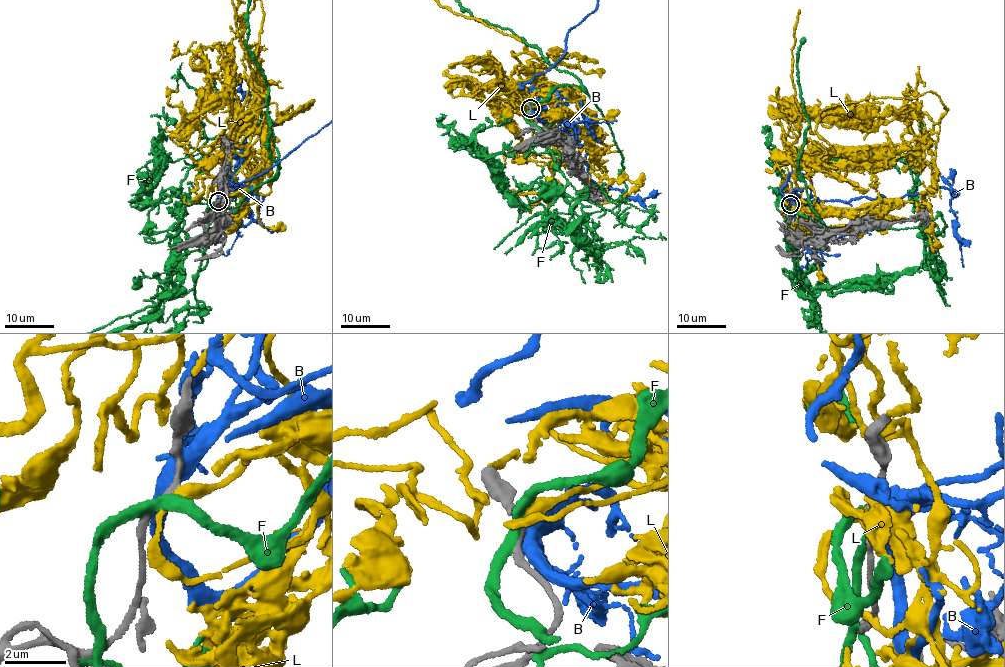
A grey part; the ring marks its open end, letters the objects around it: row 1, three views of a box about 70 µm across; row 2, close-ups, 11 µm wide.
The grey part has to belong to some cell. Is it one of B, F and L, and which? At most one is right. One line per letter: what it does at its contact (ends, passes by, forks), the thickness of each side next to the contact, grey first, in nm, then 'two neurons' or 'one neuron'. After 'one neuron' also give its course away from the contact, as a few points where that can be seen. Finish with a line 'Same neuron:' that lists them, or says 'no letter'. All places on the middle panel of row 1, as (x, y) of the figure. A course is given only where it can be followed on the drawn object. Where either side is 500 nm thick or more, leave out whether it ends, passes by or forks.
B: it passes by; 190 nm thick on the grey side, 420 nm on the other; two neurons
F: it passes by; 190 nm thick on the grey side, 320 nm on the other; two neurons
L: it passes by; 180 nm thick on the grey side, 300 nm on the other; one neuron; it runs (530, 107), (550, 102), (538, 80), (541, 61), (519, 39), (440, 6)
Same neuron: L

